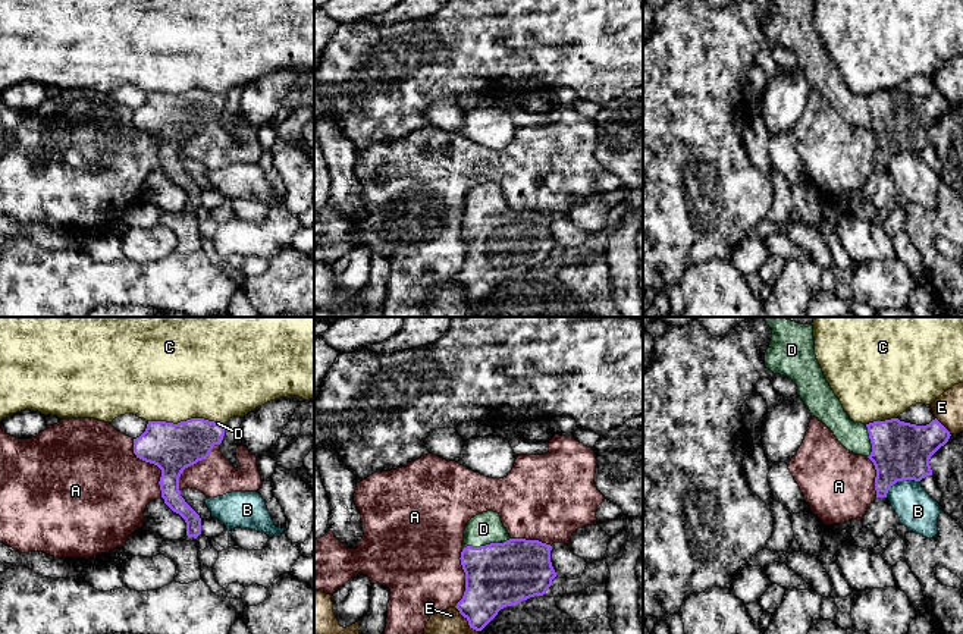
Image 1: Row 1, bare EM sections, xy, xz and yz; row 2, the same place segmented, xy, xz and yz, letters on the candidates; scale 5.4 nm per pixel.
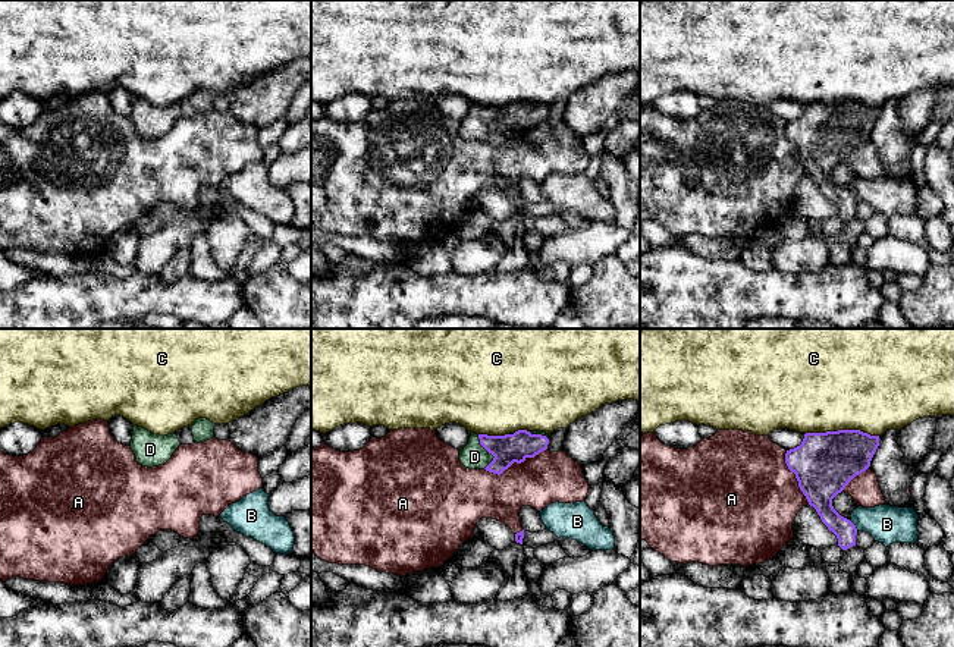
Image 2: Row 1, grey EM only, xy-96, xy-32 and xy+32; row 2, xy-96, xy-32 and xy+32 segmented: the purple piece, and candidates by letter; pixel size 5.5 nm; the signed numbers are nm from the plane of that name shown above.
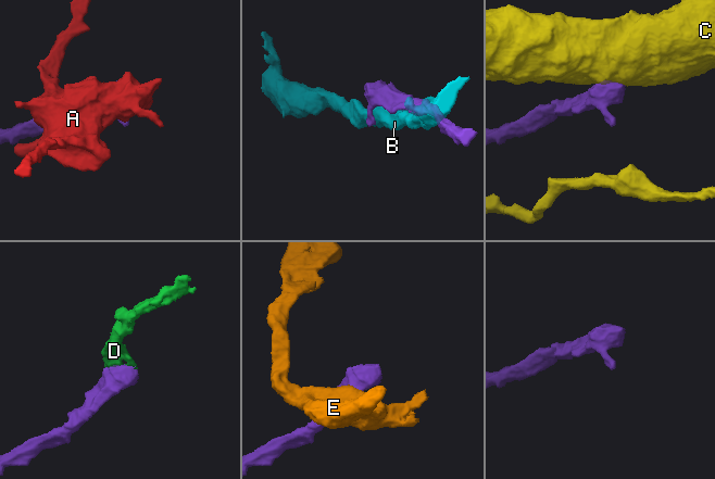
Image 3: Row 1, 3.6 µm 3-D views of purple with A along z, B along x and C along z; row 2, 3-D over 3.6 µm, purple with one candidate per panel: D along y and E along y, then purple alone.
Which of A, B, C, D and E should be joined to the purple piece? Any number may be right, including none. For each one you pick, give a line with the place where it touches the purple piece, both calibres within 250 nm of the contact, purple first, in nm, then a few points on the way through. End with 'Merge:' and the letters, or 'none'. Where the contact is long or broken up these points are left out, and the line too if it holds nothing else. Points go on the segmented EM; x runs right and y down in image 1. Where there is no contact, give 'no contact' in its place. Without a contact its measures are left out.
D: meets purple in xz at (486, 545); 360 nm thick on the purple side, 170 nm on the other; runs through xz (499, 574), (486, 545), (483, 529)
Merge: D

